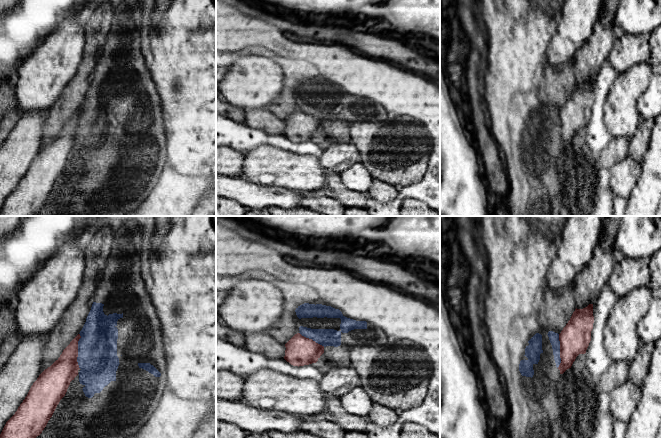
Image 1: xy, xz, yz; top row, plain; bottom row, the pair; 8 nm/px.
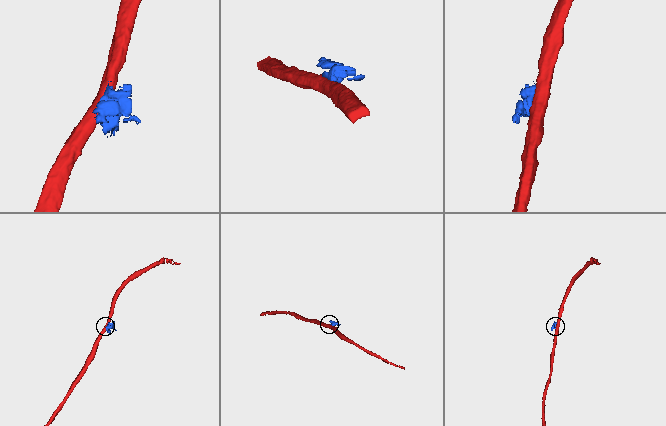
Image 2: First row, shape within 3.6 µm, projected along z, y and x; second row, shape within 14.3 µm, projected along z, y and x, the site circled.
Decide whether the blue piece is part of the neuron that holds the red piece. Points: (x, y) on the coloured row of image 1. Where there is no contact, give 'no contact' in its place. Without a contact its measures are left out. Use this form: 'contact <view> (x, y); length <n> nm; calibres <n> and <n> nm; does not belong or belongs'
contact xy (77, 351); length 280 nm; calibres 200 and 320 nm; does not belong

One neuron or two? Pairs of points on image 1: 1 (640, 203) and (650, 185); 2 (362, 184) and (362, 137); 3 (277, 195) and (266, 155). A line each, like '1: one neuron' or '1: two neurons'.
1: one neuron
2: two neurons
3: two neurons

